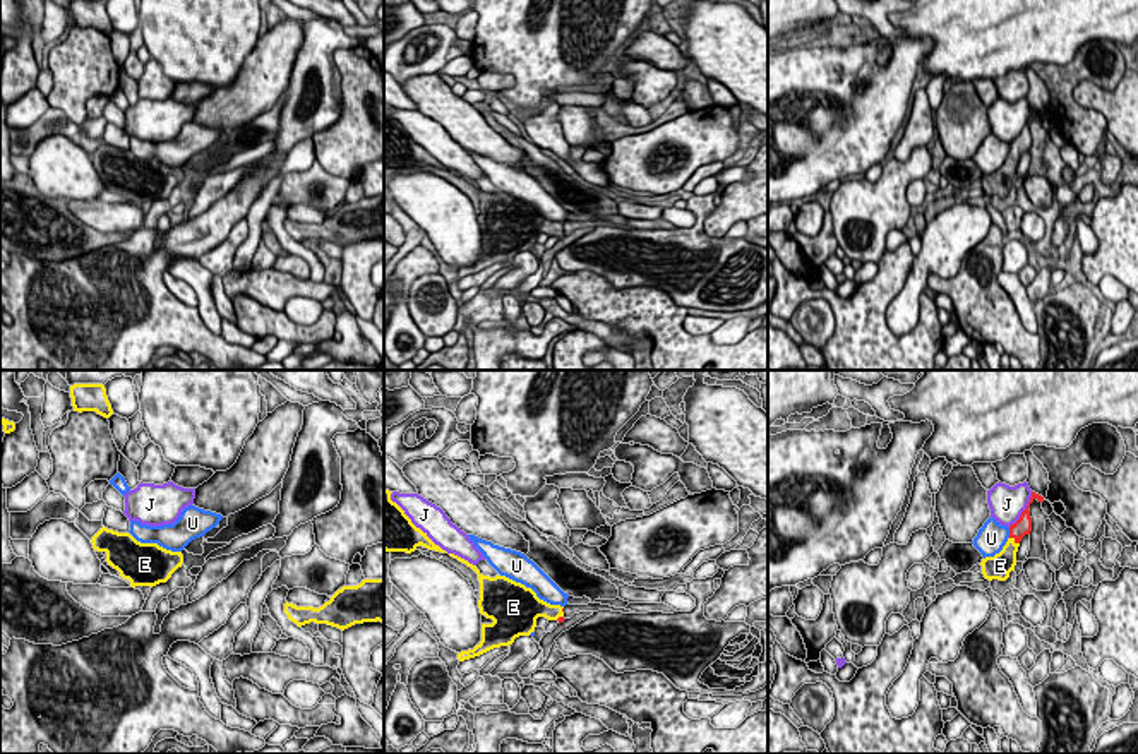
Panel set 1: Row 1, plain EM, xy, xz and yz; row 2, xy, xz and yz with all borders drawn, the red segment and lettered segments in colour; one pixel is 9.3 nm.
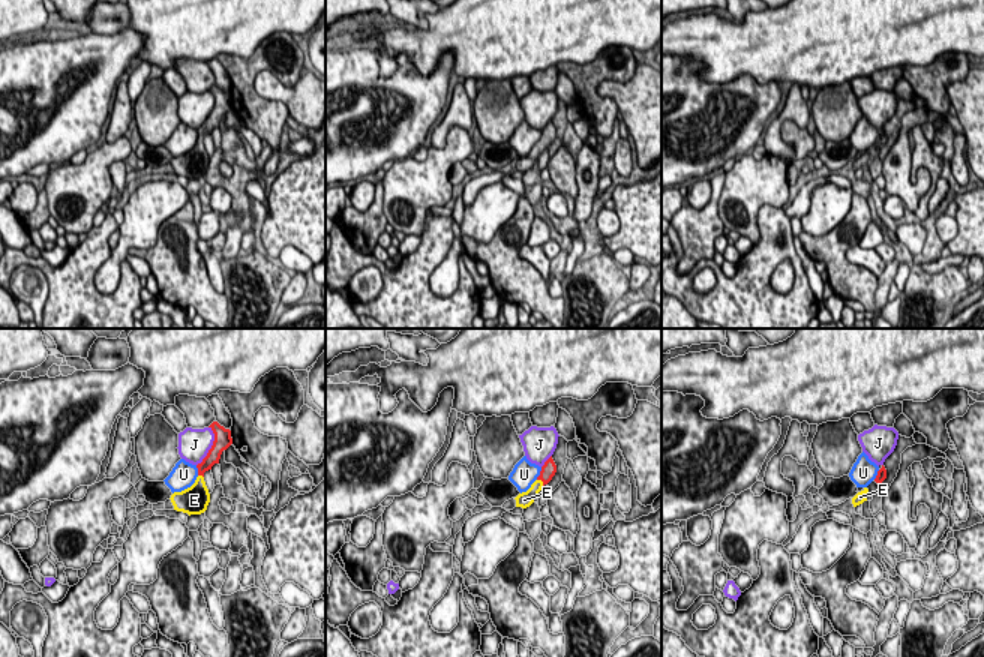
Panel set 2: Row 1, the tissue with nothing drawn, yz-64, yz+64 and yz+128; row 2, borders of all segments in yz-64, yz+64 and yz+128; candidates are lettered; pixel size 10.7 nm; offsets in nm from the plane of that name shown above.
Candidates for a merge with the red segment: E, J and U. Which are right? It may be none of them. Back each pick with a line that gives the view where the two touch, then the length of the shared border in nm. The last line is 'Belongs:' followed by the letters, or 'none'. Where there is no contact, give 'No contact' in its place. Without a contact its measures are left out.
E: Touches red in yz. Shared border 120 nm
Belongs: E

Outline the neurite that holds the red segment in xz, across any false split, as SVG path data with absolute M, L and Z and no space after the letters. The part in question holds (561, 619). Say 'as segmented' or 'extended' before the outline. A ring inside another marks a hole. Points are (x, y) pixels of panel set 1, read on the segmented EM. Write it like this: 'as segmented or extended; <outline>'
extended; M454 554L449 555L478 574L478 608L482 615L494 620L492 624L482 624L482 641L473 649L458 653L459 661L480 656L494 648L509 646L519 636L530 636L538 617L557 620L559 624L566 620L564 607L540 600L531 588L506 576L483 576L468 560Z

